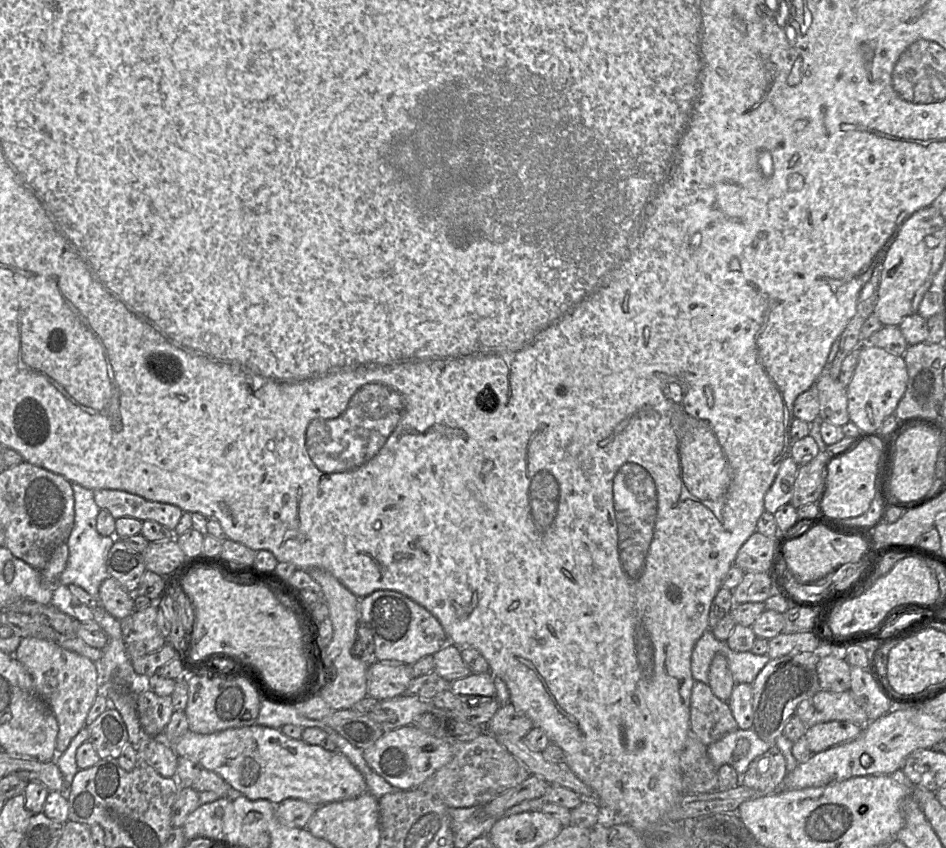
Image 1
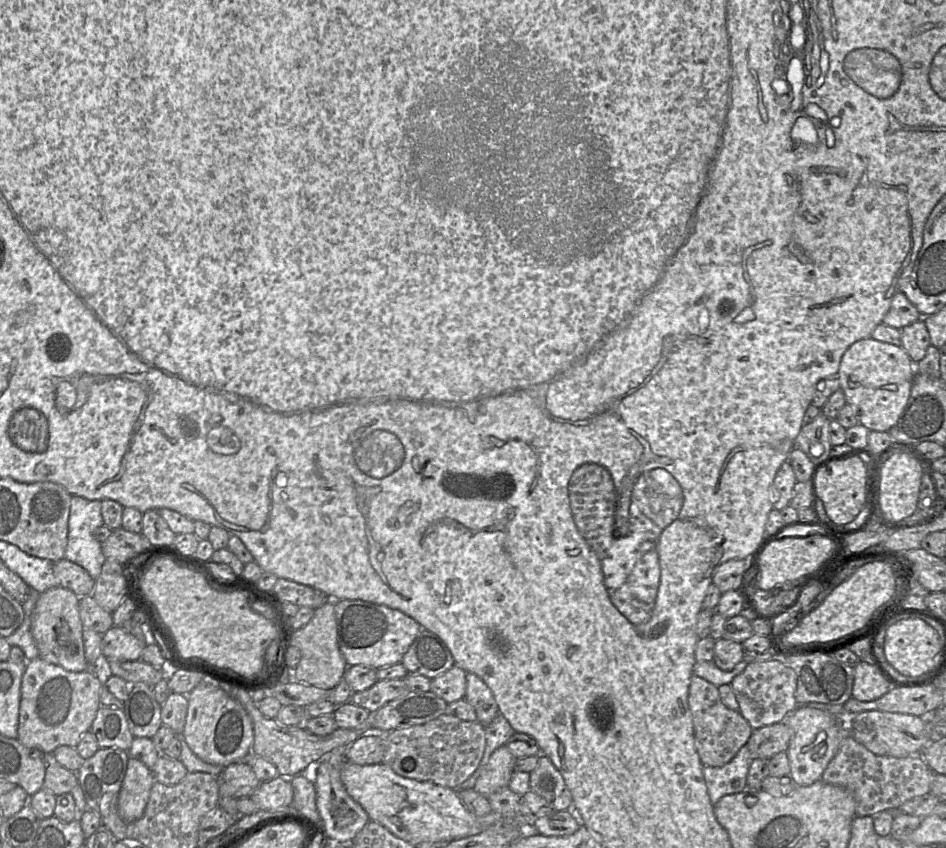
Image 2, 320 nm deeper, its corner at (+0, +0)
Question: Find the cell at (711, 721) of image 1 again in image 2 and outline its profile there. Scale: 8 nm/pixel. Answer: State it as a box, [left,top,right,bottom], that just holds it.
[688,674,753,767]

